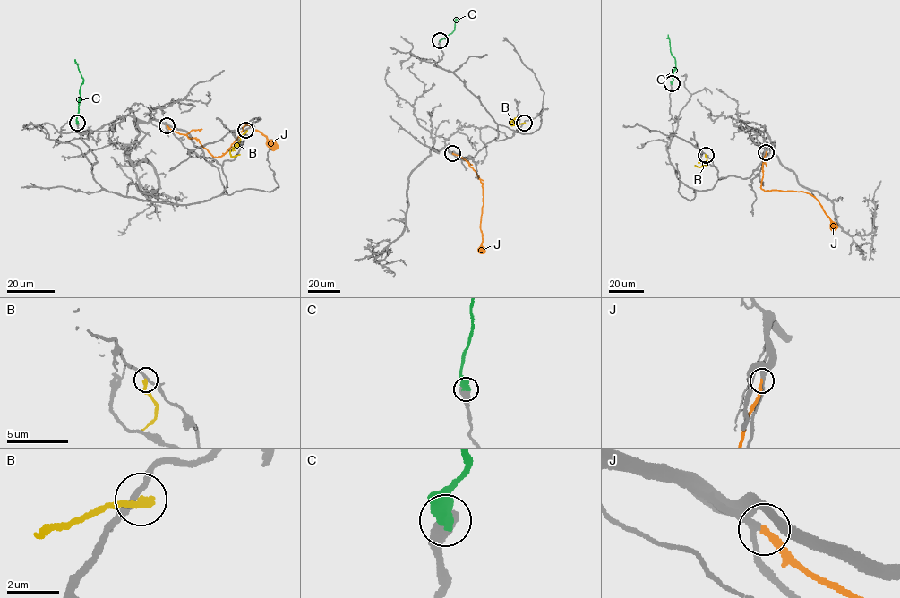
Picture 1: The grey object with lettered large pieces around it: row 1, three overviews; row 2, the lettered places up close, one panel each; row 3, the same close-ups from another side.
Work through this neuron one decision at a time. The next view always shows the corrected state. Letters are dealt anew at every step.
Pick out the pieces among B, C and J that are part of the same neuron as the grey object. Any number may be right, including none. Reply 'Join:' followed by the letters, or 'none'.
Join: C, J

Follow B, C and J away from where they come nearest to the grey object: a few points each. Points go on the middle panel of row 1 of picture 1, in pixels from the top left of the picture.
B: (524, 123), (511, 124), (511, 121), (519, 118)
C: (440, 41), (455, 29), (455, 19)
J: (452, 153), (467, 161), (483, 183), (480, 226), (484, 252)

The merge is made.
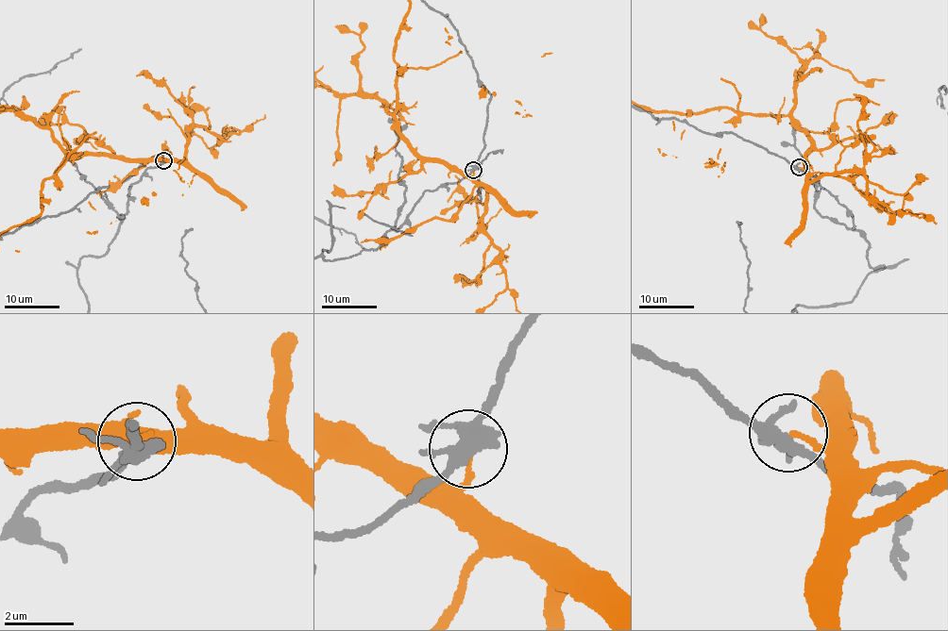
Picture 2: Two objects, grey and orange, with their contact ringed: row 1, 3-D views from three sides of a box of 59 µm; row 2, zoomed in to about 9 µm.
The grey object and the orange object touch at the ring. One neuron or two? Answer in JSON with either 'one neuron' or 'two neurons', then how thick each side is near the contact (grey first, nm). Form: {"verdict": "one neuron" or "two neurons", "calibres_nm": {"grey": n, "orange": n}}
{"verdict": "two neurons", "calibres_nm": {"grey": 360, "orange": 150}}

